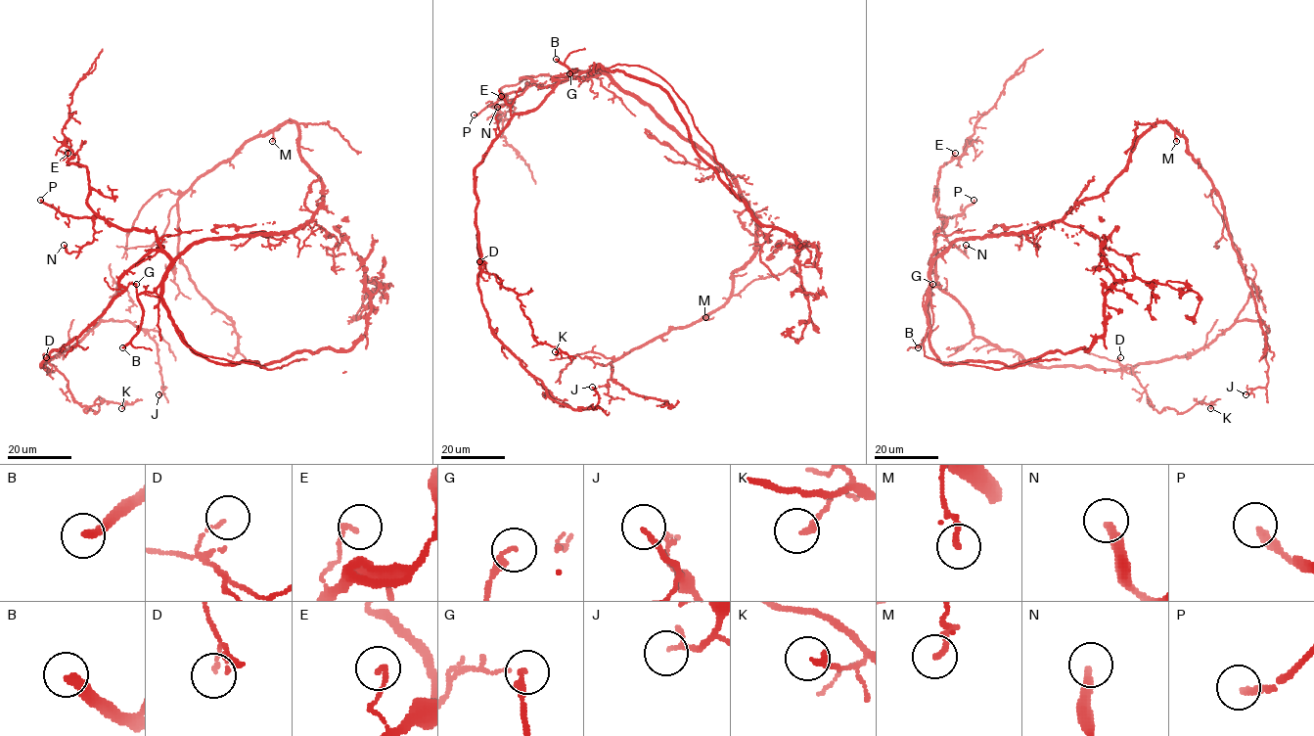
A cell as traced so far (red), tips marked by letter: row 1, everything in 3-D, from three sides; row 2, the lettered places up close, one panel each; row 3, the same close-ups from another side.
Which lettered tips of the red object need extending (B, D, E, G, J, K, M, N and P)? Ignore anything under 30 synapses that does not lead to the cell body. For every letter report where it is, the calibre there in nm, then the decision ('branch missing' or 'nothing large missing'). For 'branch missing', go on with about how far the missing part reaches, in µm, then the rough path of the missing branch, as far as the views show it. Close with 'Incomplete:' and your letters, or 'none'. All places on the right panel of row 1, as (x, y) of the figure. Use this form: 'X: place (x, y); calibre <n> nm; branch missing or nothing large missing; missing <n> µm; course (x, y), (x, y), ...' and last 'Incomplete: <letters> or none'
B: place (918, 347); calibre 300 nm; branch missing; missing 30 µm; course (918, 347), (898, 352), (889, 363), (889, 372), (885, 372)
D: place (1120, 357); calibre 100 nm; nothing large missing
E: place (955, 153); calibre 160 nm; nothing large missing
G: place (932, 284); calibre 180 nm; nothing large missing
J: place (1246, 394); calibre 110 nm; nothing large missing
K: place (1210, 408); calibre 240 nm; nothing large missing
M: place (1176, 141); calibre 200 nm; nothing large missing
N: place (966, 245); calibre 300 nm; nothing large missing
P: place (974, 200); calibre 280 nm; branch missing; missing 70 µm; course (974, 200), (990, 180), (991, 131), (1002, 114), (1029, 95), (1059, 88), (1064, 94), (1070, 93)
Incomplete: B, P

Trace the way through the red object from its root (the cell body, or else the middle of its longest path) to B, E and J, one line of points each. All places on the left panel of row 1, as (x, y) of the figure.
B: (203, 239), (193, 242), (174, 261), (153, 292), (143, 292), (138, 296), (142, 310), (140, 329), (122, 347)
E: (203, 239), (172, 259), (154, 232), (110, 225), (87, 203), (87, 168), (68, 163), (67, 153)
J: (203, 239), (173, 259), (147, 252), (41, 362), (127, 320), (157, 344), (158, 394)

